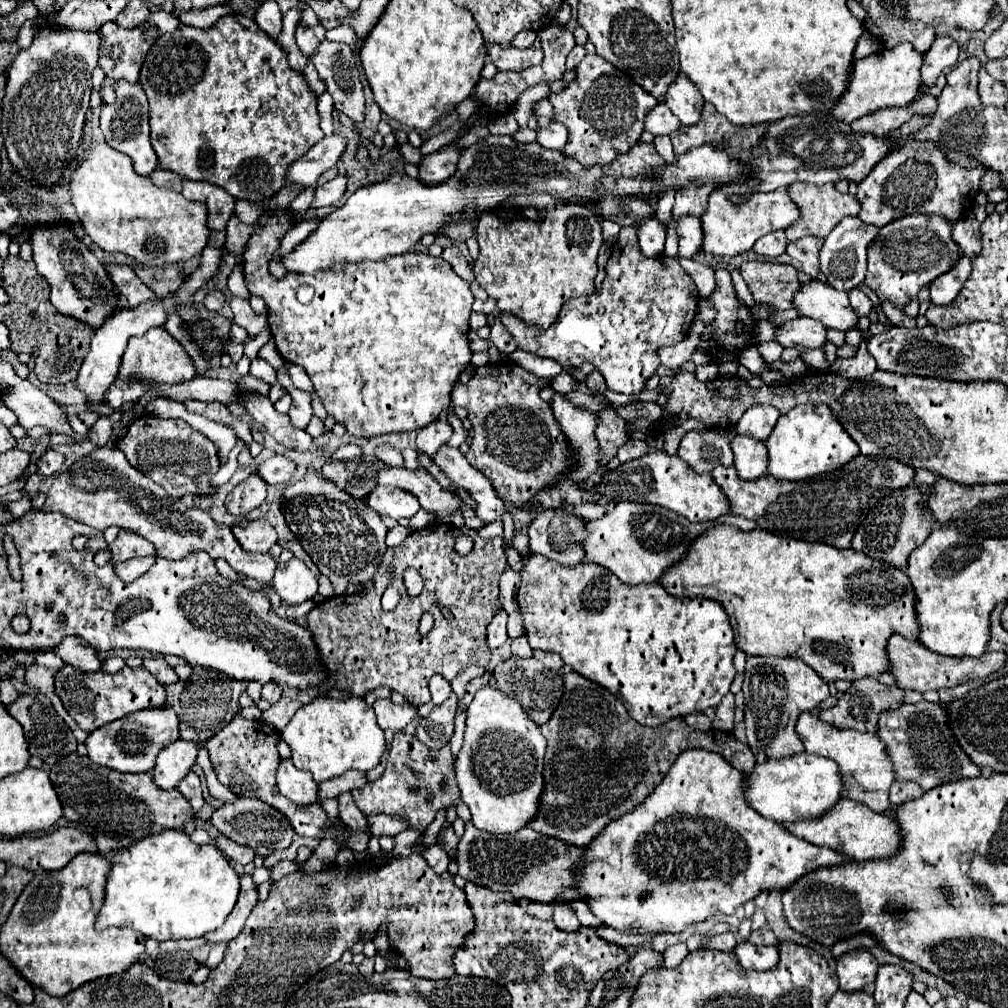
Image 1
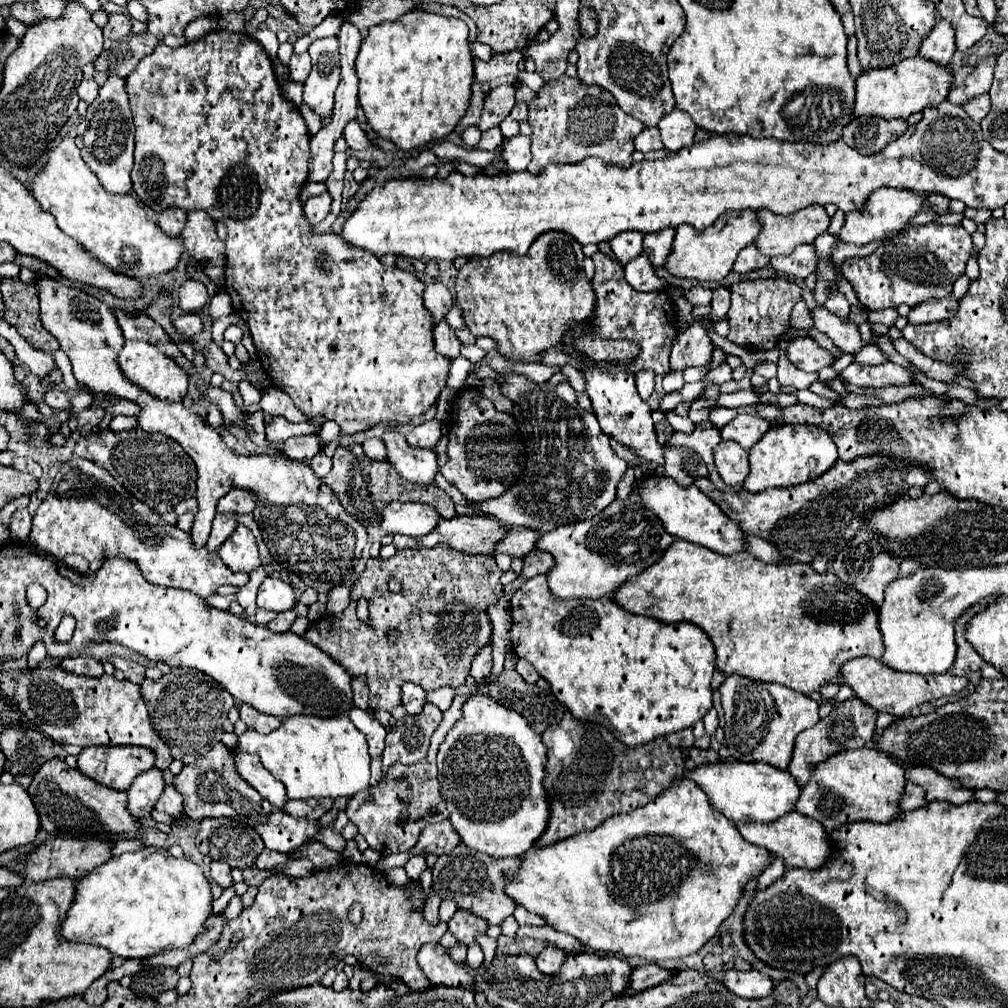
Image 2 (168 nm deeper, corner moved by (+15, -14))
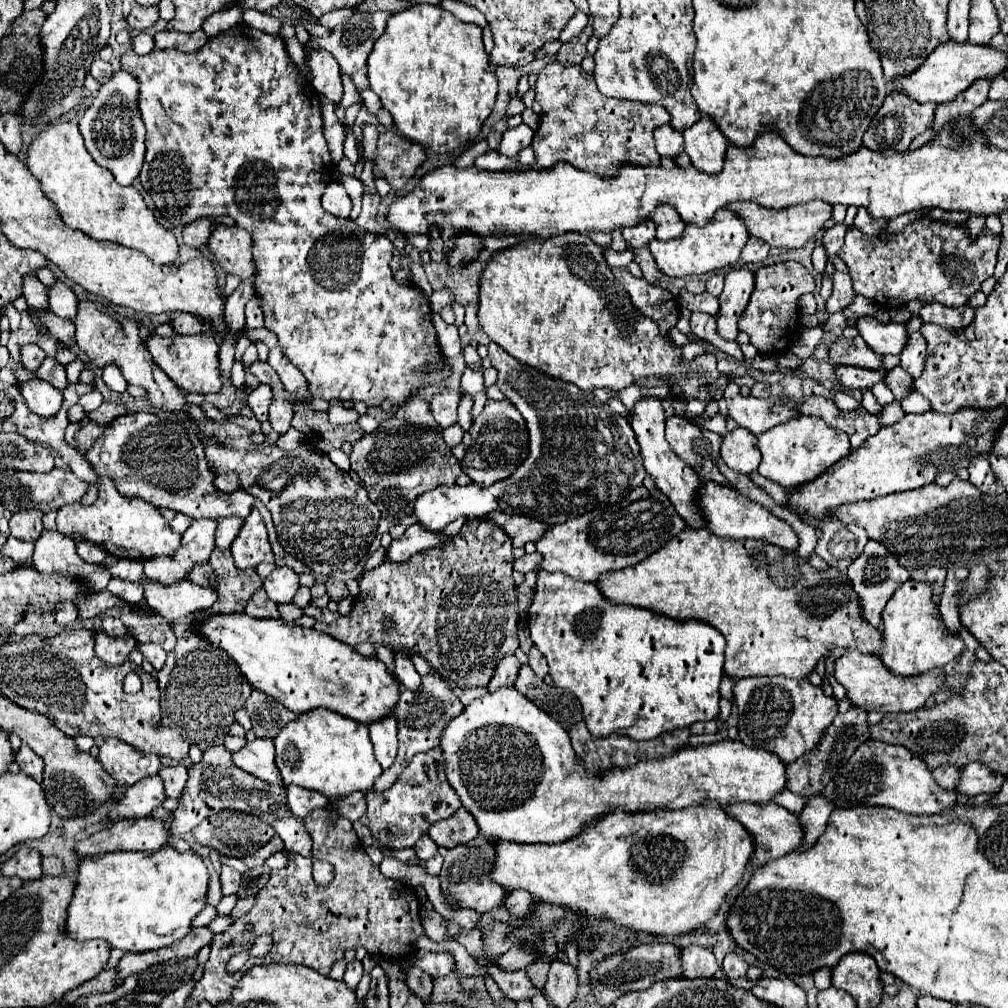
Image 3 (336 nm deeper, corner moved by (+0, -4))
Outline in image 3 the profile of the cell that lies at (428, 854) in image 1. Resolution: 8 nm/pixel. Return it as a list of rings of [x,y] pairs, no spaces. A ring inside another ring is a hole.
[[[423,835],[417,843],[415,843],[415,855],[419,859],[431,859],[435,853],[437,853],[437,843],[429,837],[429,835]]]

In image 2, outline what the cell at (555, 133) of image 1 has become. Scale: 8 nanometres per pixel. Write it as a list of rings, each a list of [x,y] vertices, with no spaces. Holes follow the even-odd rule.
[[[516,135],[516,137],[504,139],[502,159],[506,161],[510,171],[524,171],[528,167],[530,159],[532,159],[530,145],[532,145],[530,137],[524,137],[524,135]]]

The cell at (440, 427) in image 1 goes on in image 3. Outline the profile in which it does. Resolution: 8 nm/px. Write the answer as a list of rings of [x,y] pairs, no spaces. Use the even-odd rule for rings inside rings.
[[[439,389],[431,399],[431,411],[439,427],[449,427],[457,421],[457,405],[461,401],[459,389]]]

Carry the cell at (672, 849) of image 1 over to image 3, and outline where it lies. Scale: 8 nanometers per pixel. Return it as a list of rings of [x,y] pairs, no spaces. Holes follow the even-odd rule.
[[[717,803],[693,805],[687,809],[679,809],[679,811],[655,811],[655,813],[635,813],[635,815],[629,815],[629,813],[623,813],[621,809],[617,809],[617,811],[609,813],[605,819],[597,821],[595,825],[583,829],[583,833],[579,837],[557,843],[557,845],[519,845],[519,843],[511,843],[511,841],[491,839],[491,843],[495,845],[495,869],[491,871],[491,879],[505,889],[525,889],[541,901],[569,907],[573,911],[587,915],[589,919],[613,919],[619,927],[633,927],[639,933],[653,933],[659,937],[679,937],[679,935],[689,933],[715,917],[717,909],[723,903],[723,897],[739,883],[743,871],[745,871],[745,865],[753,853],[751,841],[753,841],[753,837],[749,837],[745,827],[739,821],[733,821],[723,811],[723,807]]]

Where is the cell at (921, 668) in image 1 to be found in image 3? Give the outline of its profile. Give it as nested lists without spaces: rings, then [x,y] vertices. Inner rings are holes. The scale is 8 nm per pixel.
[[[847,651],[845,655],[837,657],[833,667],[835,667],[833,677],[845,687],[845,695],[851,701],[851,705],[863,711],[879,711],[879,713],[915,711],[923,707],[925,699],[945,683],[943,669],[931,669],[929,673],[915,675],[915,677],[899,677],[889,673],[889,669],[881,665],[881,659],[877,655],[859,653],[859,651]]]

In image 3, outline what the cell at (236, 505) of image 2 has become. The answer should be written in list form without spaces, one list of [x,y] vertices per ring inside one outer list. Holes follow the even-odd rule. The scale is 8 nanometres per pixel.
[[[131,413],[117,417],[105,427],[93,449],[85,453],[97,475],[109,477],[125,497],[137,495],[149,505],[171,509],[191,519],[239,517],[245,519],[255,497],[239,489],[235,493],[219,493],[213,483],[215,474],[208,468],[201,439],[187,429],[185,423],[167,421],[151,413]]]

